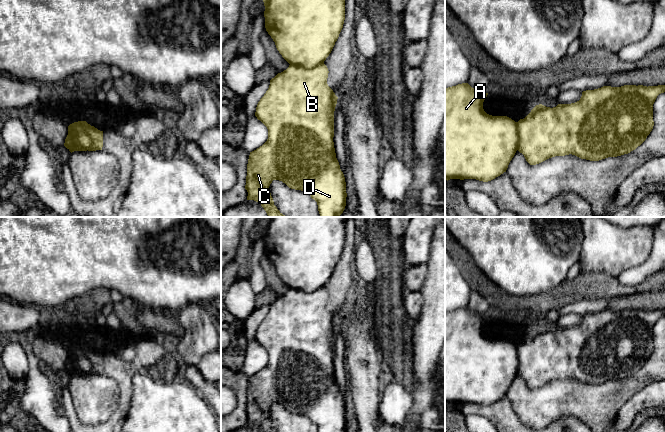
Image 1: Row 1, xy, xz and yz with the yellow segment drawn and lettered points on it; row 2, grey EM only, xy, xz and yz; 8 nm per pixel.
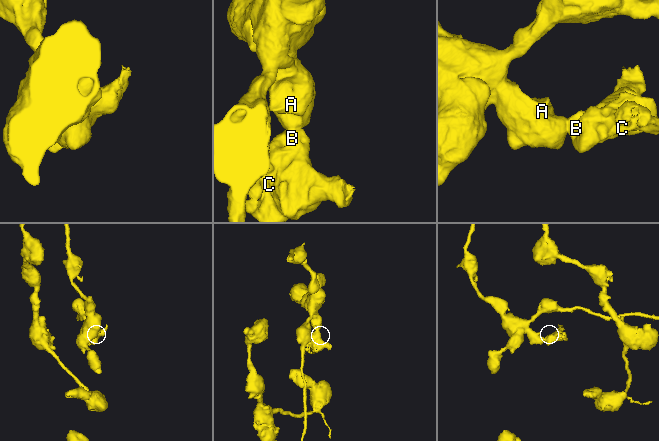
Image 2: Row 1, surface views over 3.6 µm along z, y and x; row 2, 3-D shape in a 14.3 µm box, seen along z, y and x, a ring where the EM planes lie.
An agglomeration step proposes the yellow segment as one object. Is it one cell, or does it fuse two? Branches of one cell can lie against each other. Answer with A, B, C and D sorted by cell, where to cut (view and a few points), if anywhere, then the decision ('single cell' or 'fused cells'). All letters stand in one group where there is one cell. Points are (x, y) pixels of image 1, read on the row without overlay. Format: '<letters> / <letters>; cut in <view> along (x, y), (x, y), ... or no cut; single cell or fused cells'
A / B C D; cut in xy along (80, 357), (77, 366), (86, 374); fused cells

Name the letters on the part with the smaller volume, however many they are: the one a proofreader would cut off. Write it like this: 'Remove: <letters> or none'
Remove: B, C, D

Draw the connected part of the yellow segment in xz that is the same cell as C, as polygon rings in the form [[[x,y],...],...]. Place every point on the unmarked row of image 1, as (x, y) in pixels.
[[[321,287],[313,292],[289,289],[270,304],[270,309],[257,328],[255,340],[268,353],[267,365],[250,376],[247,388],[245,413],[247,424],[254,424],[263,432],[277,432],[269,415],[273,404],[285,407],[289,412],[308,417],[317,426],[318,432],[345,432],[346,406],[340,393],[334,372],[334,335],[338,321],[327,308],[328,292]]]

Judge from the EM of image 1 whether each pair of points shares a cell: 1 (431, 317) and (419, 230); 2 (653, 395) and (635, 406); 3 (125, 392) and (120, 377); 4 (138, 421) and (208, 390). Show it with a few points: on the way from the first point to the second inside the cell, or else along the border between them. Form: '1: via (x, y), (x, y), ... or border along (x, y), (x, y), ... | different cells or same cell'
1: border along (431, 241), (429, 260), (425, 264) | different cells
2: via (649, 399), (639, 402) | same cell
3: via (125, 388), (124, 381) | same cell
4: border along (183, 378), (205, 398), (210, 406) | different cells

